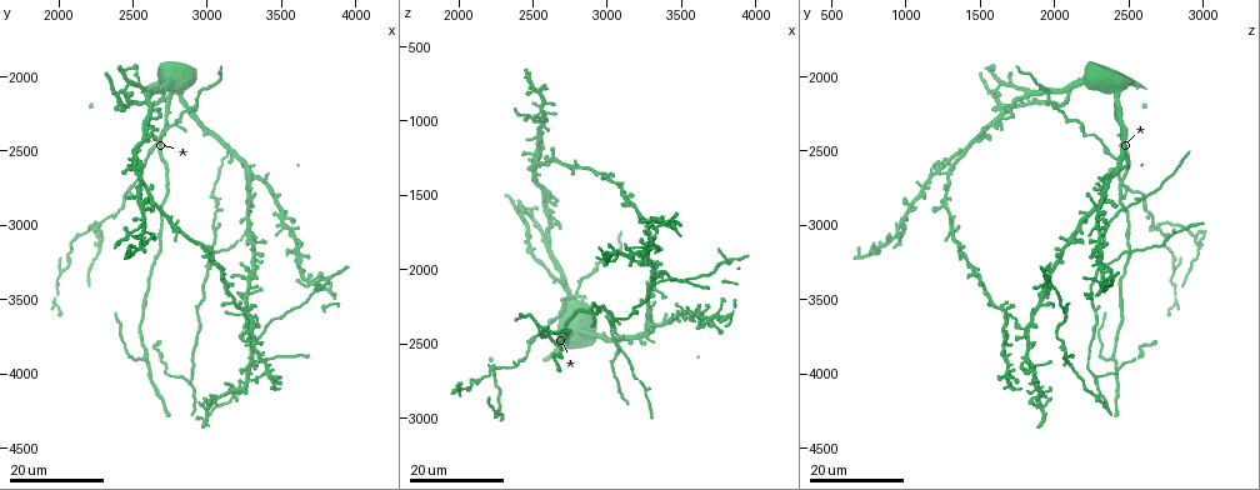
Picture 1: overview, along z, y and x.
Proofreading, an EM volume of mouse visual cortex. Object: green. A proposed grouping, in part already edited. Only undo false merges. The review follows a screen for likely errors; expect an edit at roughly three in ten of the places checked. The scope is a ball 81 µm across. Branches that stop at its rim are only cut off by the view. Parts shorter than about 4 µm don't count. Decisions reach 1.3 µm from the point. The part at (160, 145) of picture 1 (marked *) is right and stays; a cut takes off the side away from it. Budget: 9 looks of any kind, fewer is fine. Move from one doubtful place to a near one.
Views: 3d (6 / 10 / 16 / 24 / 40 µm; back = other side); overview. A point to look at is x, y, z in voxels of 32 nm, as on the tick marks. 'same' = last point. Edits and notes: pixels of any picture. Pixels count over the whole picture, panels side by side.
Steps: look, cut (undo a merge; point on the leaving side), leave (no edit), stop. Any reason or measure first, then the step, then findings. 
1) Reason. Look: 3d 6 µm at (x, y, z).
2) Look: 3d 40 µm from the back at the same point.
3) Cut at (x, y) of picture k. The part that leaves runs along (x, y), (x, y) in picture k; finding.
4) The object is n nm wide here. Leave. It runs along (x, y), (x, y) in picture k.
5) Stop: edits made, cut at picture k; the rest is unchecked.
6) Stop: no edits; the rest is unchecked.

Four-way junction. Look: 3d 16 µm at (2520, 2640, 1280).

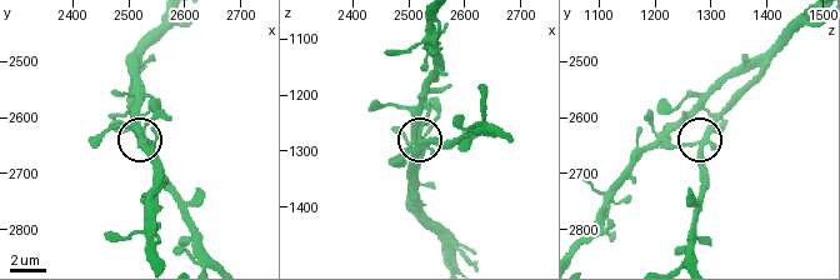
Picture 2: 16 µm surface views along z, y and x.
Closer look. Look: 3d 10 µm at (2525, 2645, 1270).

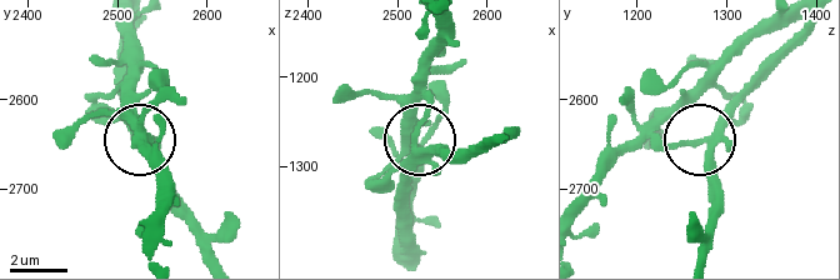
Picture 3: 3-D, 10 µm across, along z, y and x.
The side arm is 32 µm long; 4 arms meet here. Leave. All the same cell.

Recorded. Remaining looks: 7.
Thick turns thin. Look: 3d 16 µm at (2460, 3860, 2300).

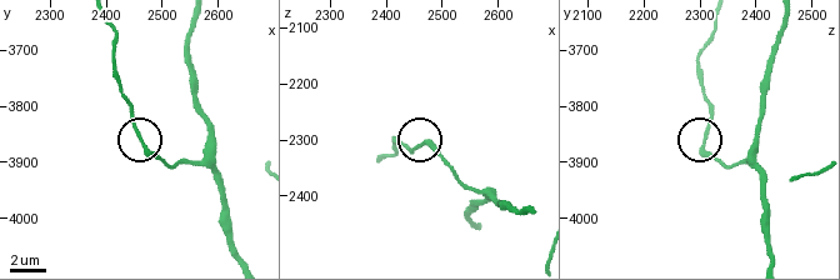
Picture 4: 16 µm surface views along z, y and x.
Look: 3d 10 µm at (2460, 3860, 2310).

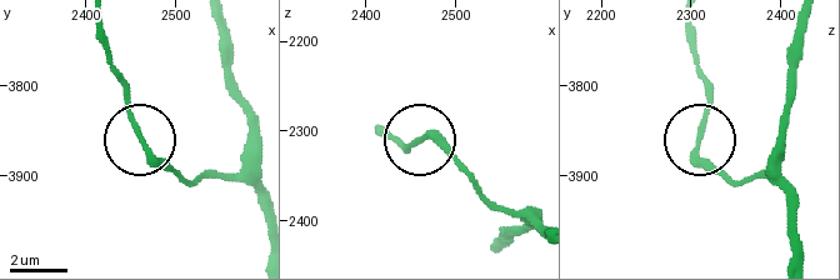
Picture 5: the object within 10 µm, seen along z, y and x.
The object is 220 nm wide here. Leave. It runs along (220, 25), (249, 125), (234, 173), (178, 175), (123, 78) in picture 5; all the same cell.

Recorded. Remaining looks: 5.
Looks like a crossing. Look: 3d 16 µm at (2220, 3020, 2680).

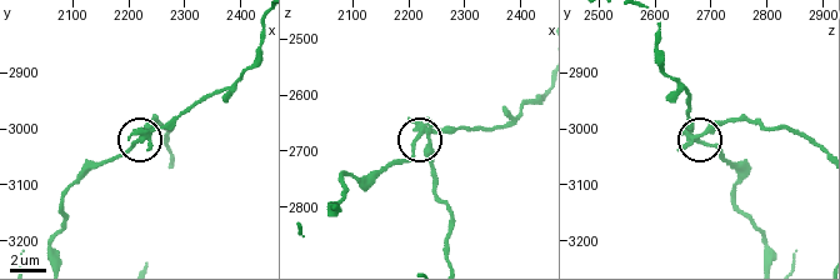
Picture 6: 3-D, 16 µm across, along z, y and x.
Look: 3d 6 µm at (2230, 3010, 2680).

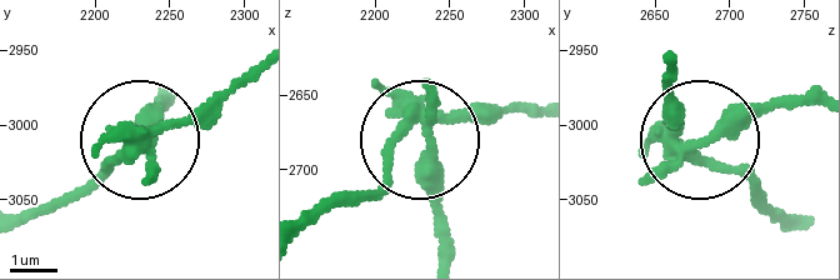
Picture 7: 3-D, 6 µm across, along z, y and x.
The side arm is 24 µm long. Cut at (434, 181) of picture 7. The part that leaves runs along (419, 116), (419, 173), (444, 220), (444, 256) in picture 7; a second cell is stuck on.

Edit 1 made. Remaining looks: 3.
Look: overview.

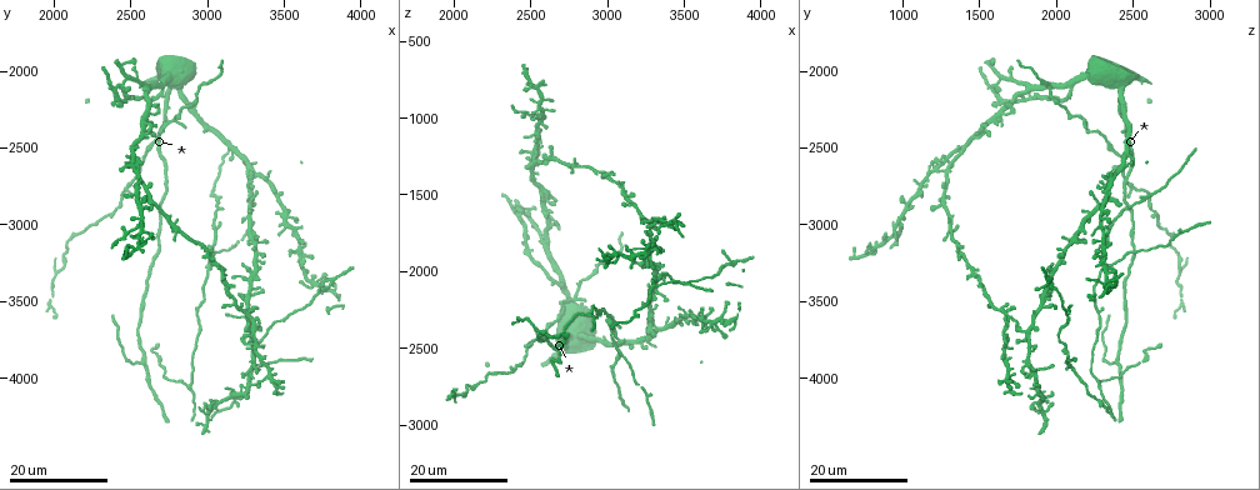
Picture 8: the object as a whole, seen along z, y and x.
Sudden change in width. Look: 3d 16 µm at (2640, 2460, 2340).

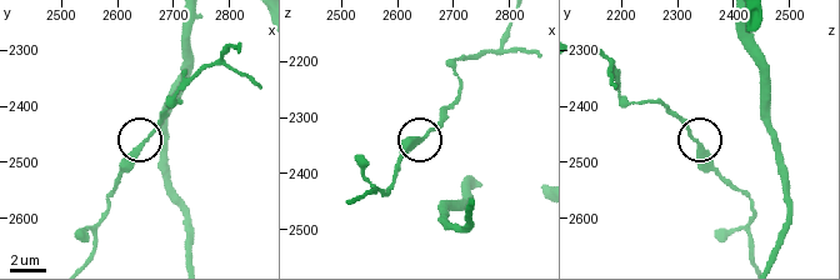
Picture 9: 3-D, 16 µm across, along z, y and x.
Look: 3d 6 µm at (2645, 2465, 2340).

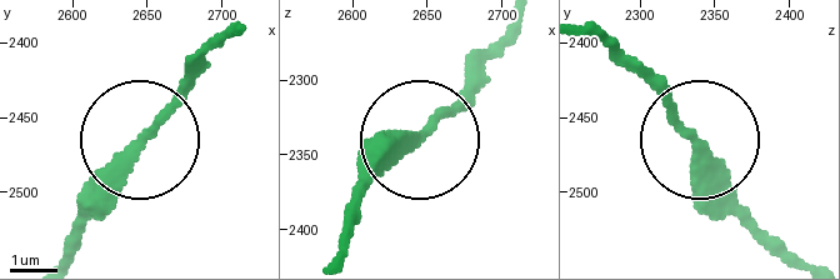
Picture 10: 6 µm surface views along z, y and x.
Leave. Continuous, no second cell.

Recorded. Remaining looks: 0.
Stop: edits made, cut at picture 7; the rest is unchecked.

